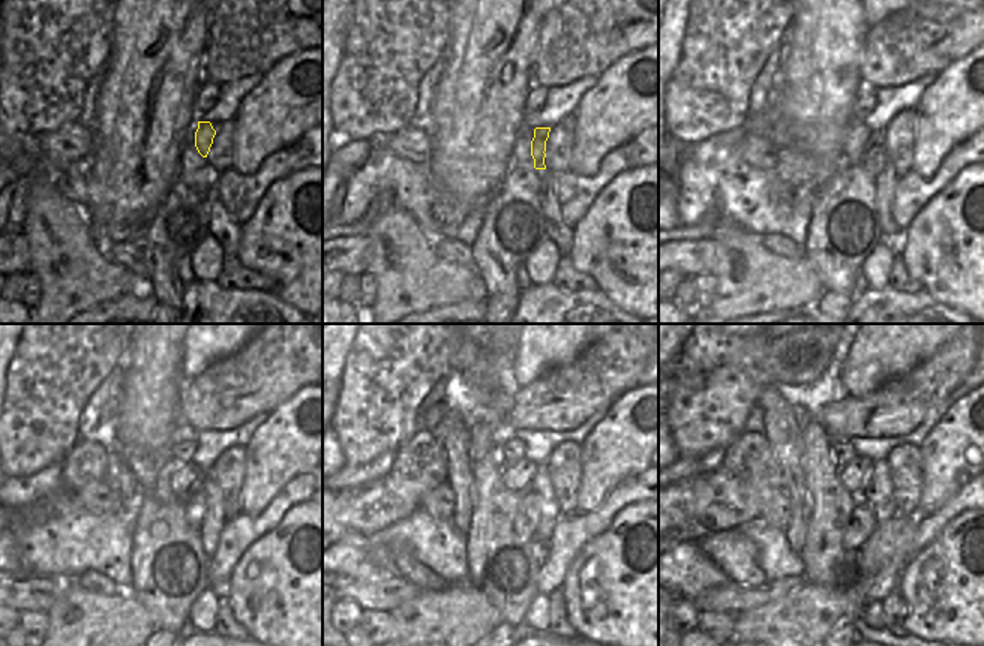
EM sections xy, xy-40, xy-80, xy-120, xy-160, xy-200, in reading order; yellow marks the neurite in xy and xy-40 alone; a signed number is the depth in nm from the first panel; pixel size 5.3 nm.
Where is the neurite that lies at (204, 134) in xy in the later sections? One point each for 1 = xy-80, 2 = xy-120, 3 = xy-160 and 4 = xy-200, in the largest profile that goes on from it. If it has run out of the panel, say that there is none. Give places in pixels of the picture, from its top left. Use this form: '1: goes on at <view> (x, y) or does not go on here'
1: goes on at xy-80 (873, 161)
2: goes on at xy-120 (195, 504)
3: goes on at xy-160 (527, 519)
4: goes on at xy-200 (861, 523)

